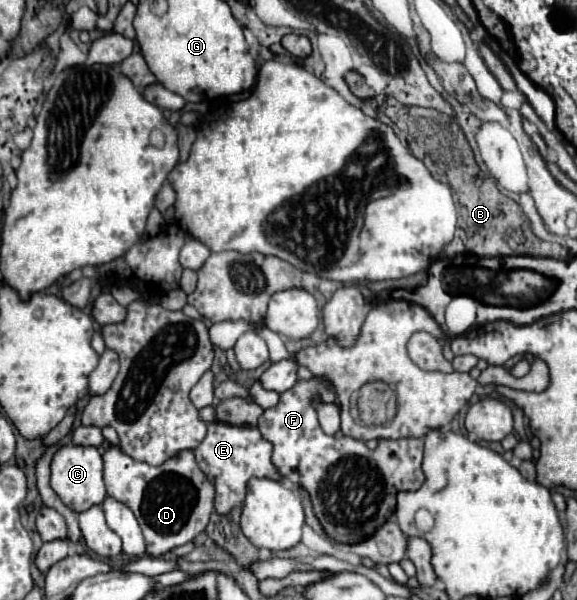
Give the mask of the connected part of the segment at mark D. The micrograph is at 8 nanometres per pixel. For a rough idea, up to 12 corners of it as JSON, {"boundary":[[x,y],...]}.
{"boundary":[[111,447],[107,495],[149,557],[195,539],[215,489],[185,449],[159,467]]}

